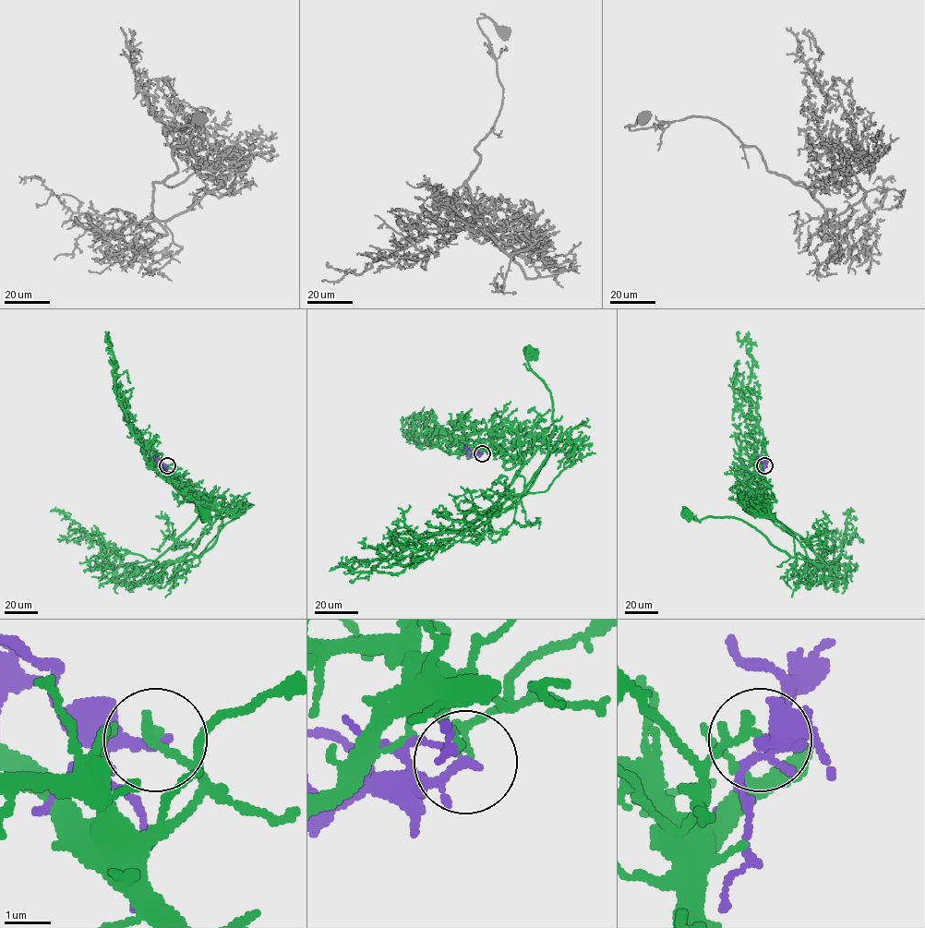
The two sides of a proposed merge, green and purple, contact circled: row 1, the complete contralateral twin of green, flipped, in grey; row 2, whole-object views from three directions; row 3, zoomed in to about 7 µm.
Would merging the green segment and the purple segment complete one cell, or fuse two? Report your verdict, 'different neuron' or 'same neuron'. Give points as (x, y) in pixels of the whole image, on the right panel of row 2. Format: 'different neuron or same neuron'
different neuron

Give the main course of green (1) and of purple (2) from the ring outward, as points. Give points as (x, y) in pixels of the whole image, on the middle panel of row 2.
1: (482, 453), (523, 466), (466, 529), (520, 495), (545, 461), (553, 400), (532, 353)
2: (482, 453), (472, 452), (465, 446)

